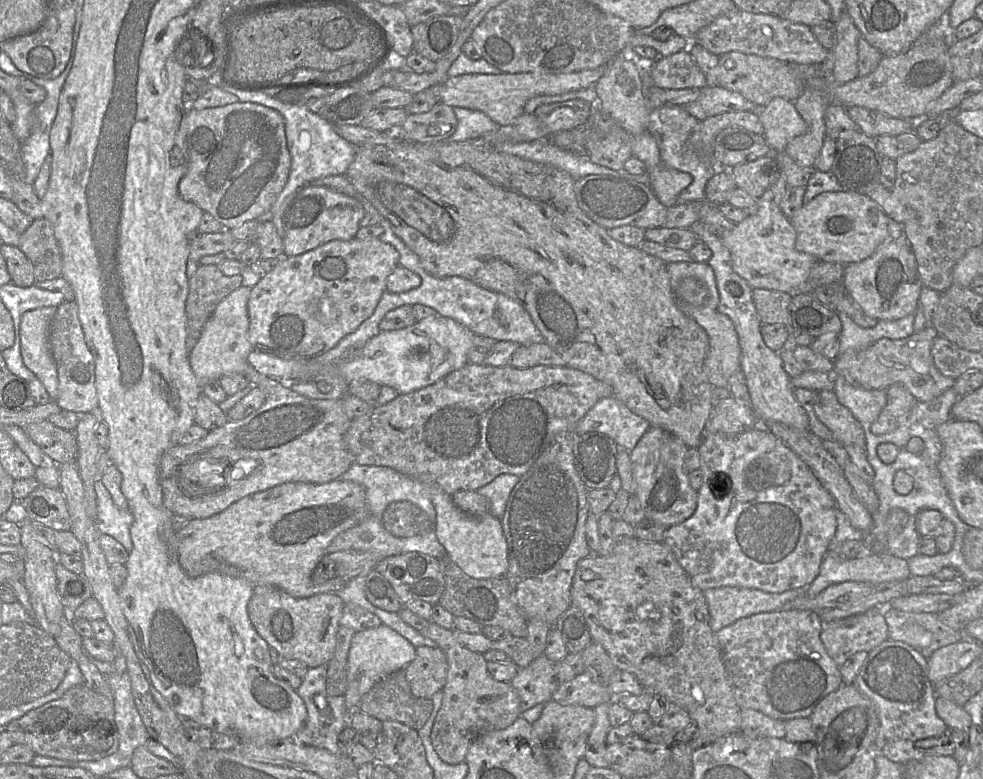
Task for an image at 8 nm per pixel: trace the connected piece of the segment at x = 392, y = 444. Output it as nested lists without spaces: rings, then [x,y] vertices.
[[[467,363],[462,368],[448,374],[430,386],[408,394],[399,395],[387,404],[373,406],[368,413],[351,422],[345,435],[345,446],[356,464],[390,467],[419,482],[433,482],[449,495],[453,495],[460,490],[476,491],[492,482],[501,474],[512,474],[519,478],[523,476],[557,434],[574,431],[578,422],[586,413],[599,400],[608,397],[613,397],[613,390],[610,385],[594,378],[588,373],[569,367],[534,366],[515,368],[511,366],[473,365]]]

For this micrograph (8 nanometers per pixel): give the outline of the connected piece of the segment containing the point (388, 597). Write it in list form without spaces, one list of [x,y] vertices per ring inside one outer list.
[[[375,569],[366,575],[365,595],[372,605],[388,612],[398,612],[403,607],[389,581]]]

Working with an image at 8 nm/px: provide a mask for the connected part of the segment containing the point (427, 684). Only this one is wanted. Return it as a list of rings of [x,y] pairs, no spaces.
[[[417,647],[416,657],[404,673],[414,696],[431,699],[447,682],[446,654],[439,647]]]

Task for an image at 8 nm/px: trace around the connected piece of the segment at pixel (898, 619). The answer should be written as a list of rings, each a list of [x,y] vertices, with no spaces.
[[[884,608],[888,638],[904,642],[928,659],[937,649],[965,639],[962,631],[945,625],[932,613]]]

